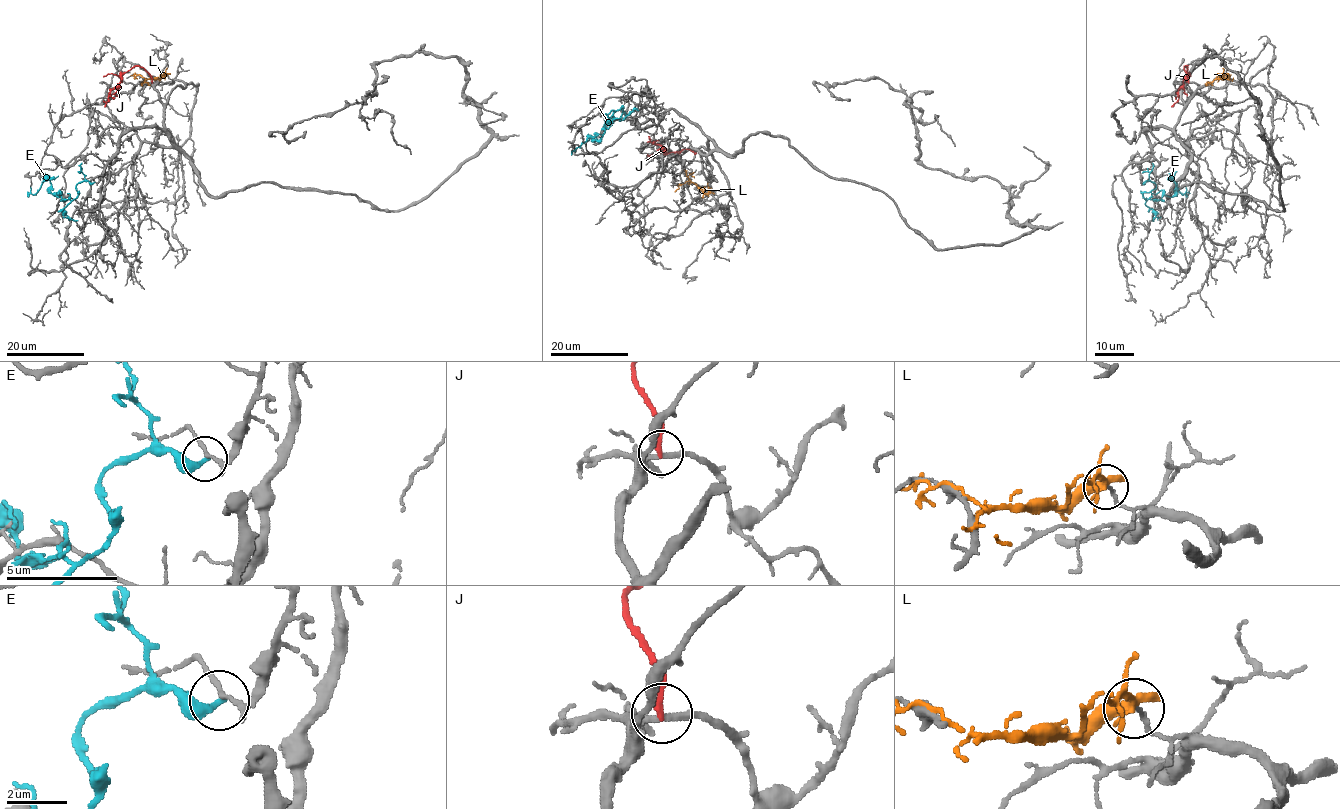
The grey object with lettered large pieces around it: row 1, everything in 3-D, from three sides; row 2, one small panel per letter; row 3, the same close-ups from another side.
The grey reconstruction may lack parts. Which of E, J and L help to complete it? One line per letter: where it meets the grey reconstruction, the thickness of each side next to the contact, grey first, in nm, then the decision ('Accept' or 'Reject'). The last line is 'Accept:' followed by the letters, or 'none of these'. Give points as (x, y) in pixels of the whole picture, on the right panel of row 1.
E: Touches grey at (1145, 182). Thickness 160 nm (grey) against 320 nm. Reject
J: Touches grey at (1188, 82). Thickness 220 nm (grey) against 240 nm. Reject
L: Touches grey at (1227, 75). Thickness 130 nm (grey) against 280 nm. Reject
Accept: none of these

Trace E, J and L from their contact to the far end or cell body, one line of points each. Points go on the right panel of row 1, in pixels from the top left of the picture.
E: (1145, 182), (1155, 184), (1142, 194), (1146, 200), (1172, 197), (1175, 191), (1173, 180), (1182, 194), (1190, 193)
J: (1188, 82), (1184, 67), (1188, 75), (1178, 90), (1178, 100), (1171, 107)
L: (1227, 75), (1227, 79), (1215, 78), (1220, 74), (1227, 76)

